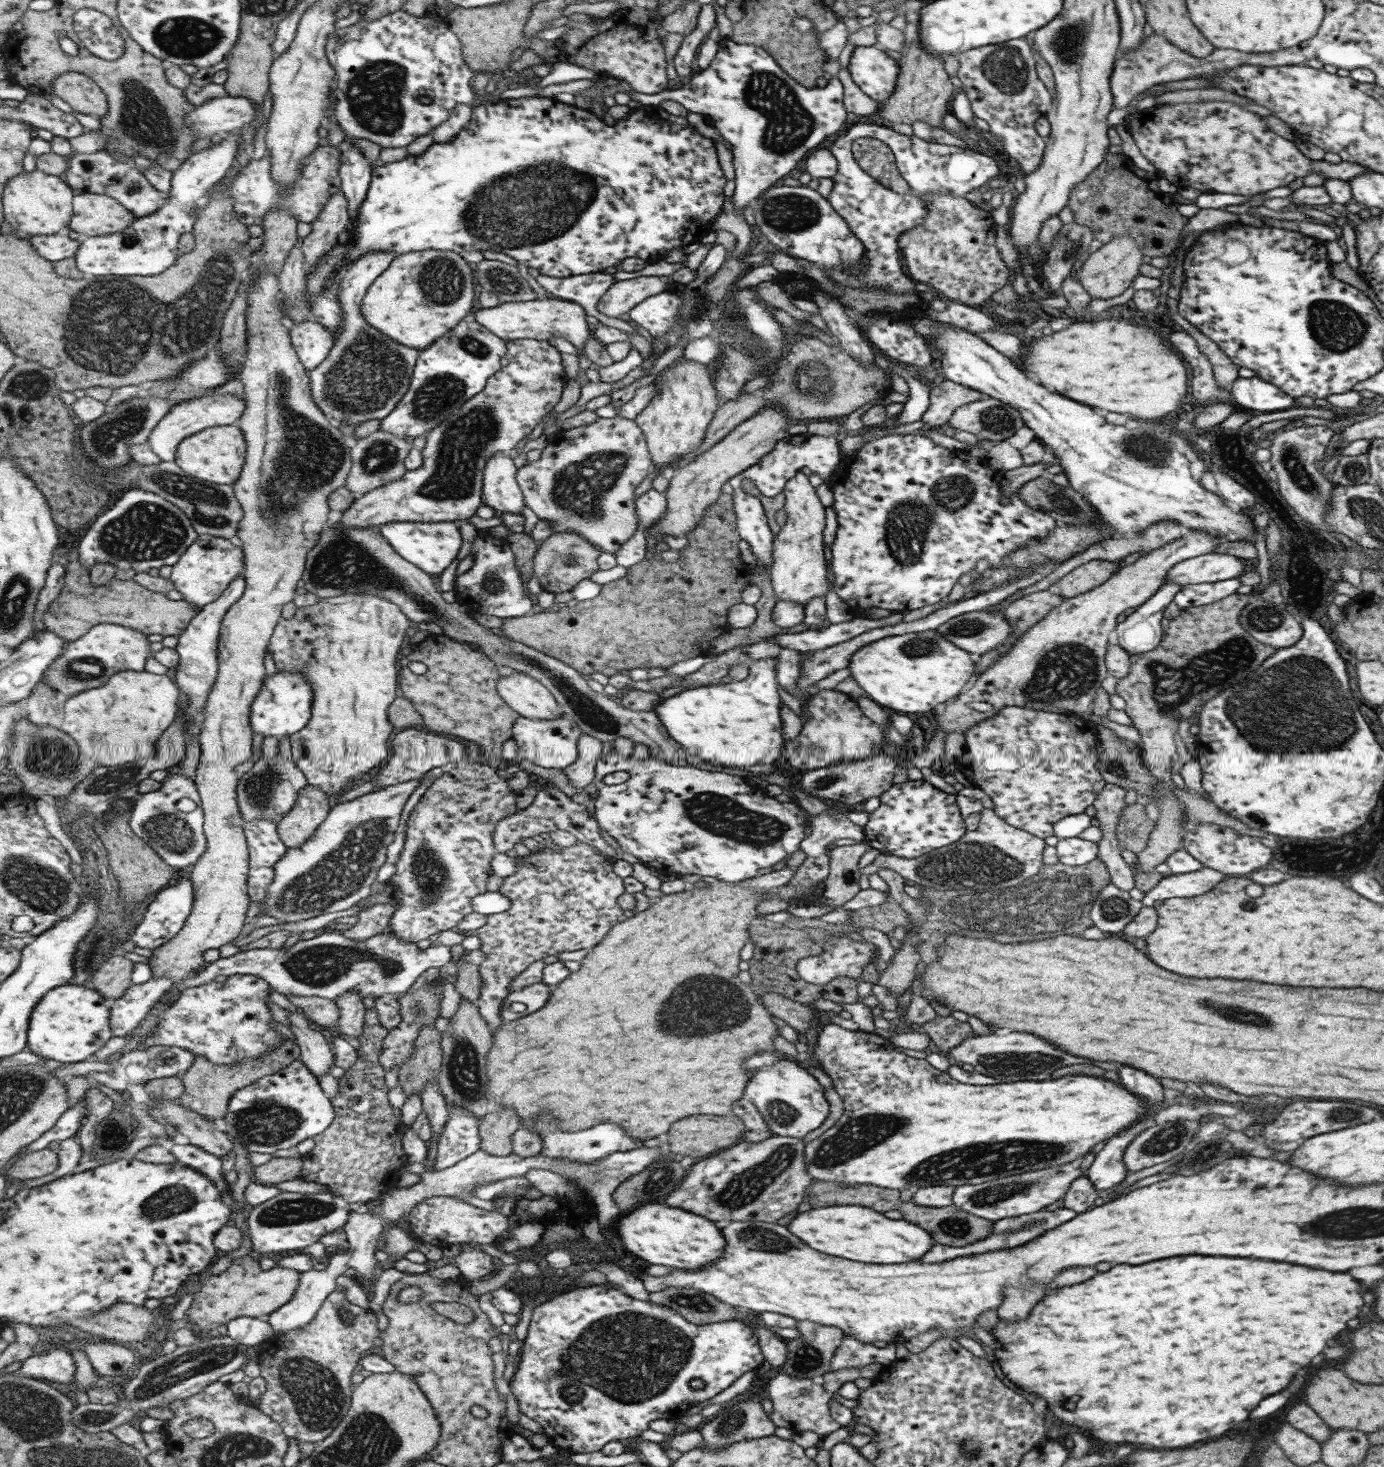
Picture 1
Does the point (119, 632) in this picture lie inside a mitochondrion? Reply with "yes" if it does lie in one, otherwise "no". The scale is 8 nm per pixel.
no

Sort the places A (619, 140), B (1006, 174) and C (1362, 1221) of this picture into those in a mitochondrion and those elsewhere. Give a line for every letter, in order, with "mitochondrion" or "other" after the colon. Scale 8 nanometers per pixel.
A: other
B: other
C: mitochondrion

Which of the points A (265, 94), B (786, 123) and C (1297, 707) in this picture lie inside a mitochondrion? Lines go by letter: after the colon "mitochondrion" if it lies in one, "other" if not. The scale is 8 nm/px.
A: other
B: mitochondrion
C: mitochondrion

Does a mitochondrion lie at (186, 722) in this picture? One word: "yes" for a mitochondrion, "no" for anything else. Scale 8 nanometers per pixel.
no

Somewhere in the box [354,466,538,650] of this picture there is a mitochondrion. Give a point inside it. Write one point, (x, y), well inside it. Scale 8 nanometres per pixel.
(492, 584)

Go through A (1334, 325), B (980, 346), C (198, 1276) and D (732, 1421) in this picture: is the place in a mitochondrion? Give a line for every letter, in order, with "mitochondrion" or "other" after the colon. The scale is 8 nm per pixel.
A: mitochondrion
B: other
C: other
D: mitochondrion

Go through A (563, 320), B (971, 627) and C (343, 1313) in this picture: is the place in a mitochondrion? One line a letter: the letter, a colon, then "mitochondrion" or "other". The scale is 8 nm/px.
A: other
B: mitochondrion
C: mitochondrion

